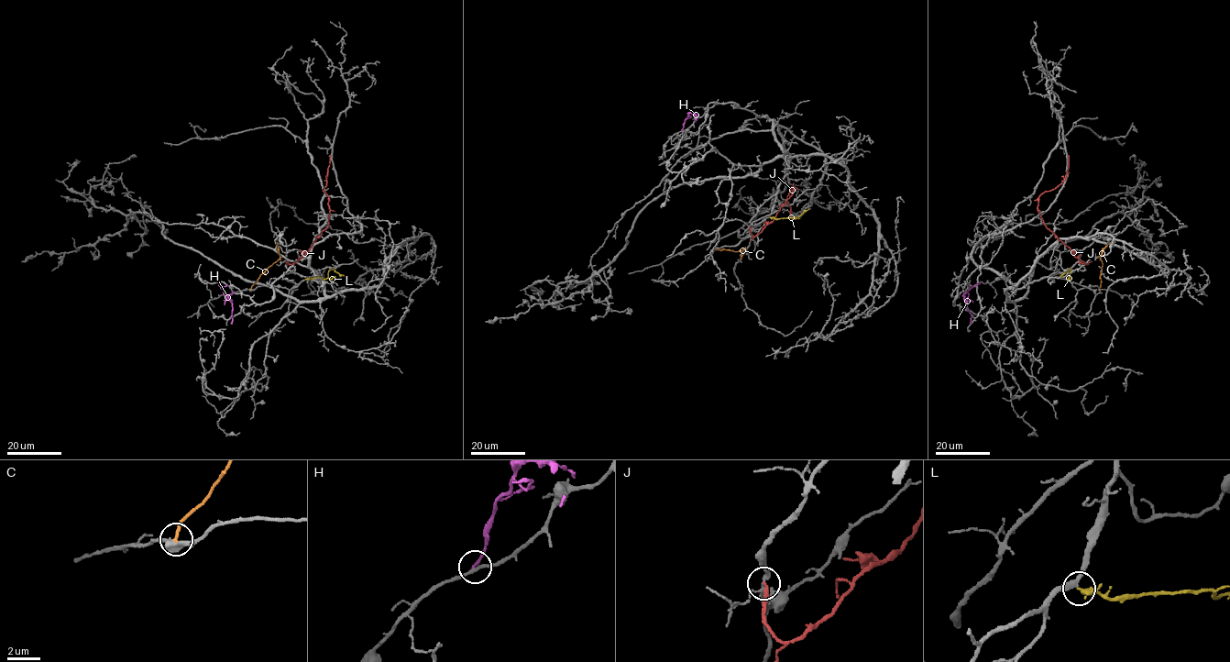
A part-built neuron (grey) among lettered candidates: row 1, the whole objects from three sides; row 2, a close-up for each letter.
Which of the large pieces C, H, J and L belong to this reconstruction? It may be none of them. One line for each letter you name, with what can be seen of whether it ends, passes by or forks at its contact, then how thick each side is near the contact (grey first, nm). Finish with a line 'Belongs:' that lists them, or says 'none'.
L: it ends | 260/360 nm
Belongs: L

